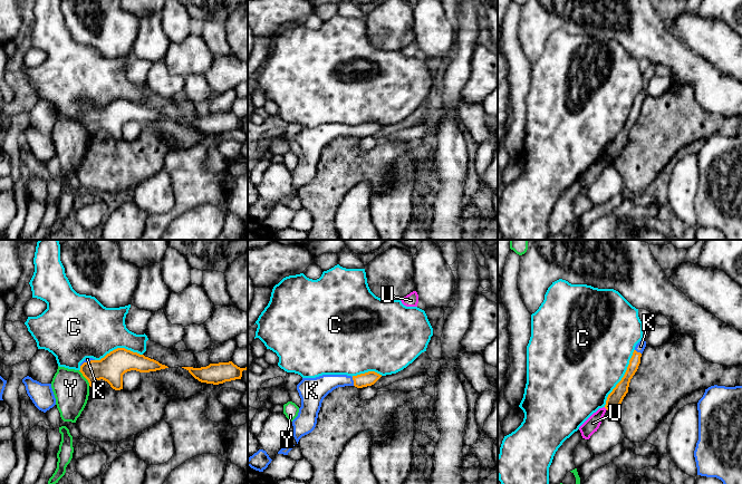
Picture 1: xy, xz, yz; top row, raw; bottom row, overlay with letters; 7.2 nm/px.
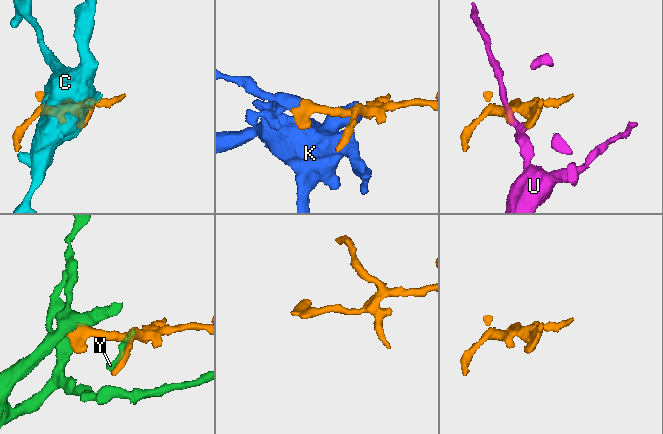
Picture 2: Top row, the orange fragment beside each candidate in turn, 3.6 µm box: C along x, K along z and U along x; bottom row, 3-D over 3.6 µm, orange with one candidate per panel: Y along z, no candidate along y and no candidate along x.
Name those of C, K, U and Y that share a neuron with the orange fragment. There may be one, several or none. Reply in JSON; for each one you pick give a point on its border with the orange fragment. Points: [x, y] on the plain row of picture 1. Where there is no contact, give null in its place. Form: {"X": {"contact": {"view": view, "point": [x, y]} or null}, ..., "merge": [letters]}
{"K": {"contact": {"view": "xz", "point": [354, 132]}}, "merge": ["K"]}

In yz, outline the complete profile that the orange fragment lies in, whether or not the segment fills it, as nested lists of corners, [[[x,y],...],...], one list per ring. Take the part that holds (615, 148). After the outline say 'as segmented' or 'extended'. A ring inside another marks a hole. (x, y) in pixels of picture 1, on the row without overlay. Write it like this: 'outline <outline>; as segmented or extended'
outline [[[644,89],[636,95],[624,127],[607,147],[605,158],[608,162],[613,162],[614,159],[616,159],[621,154],[624,147],[628,143],[630,129],[638,119],[638,116],[640,114],[640,107],[645,97],[646,91]]]; extended

